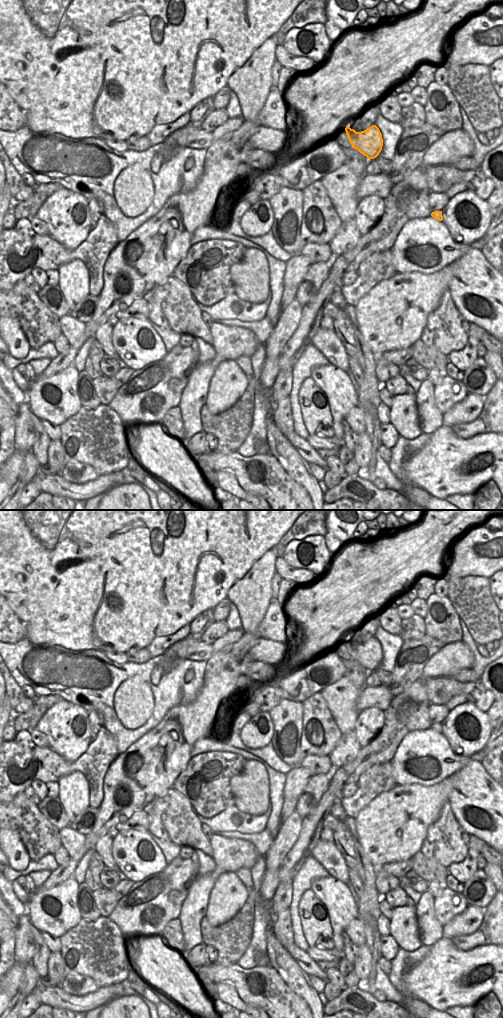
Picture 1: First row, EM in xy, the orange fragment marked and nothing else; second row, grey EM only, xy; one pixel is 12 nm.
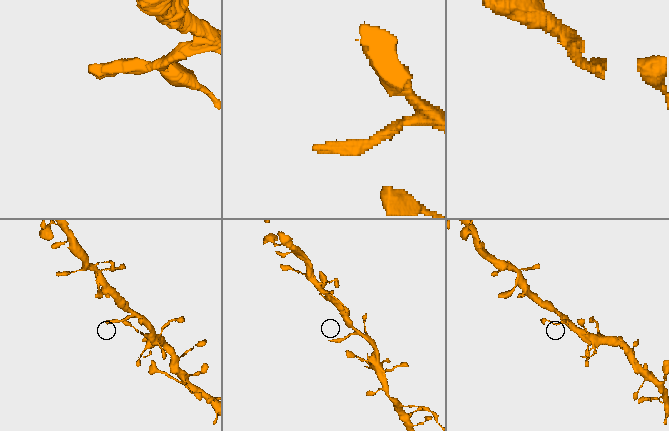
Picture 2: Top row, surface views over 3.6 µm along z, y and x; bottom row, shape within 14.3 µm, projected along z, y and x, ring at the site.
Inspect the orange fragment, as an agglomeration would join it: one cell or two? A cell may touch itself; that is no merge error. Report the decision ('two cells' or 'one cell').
one cell

